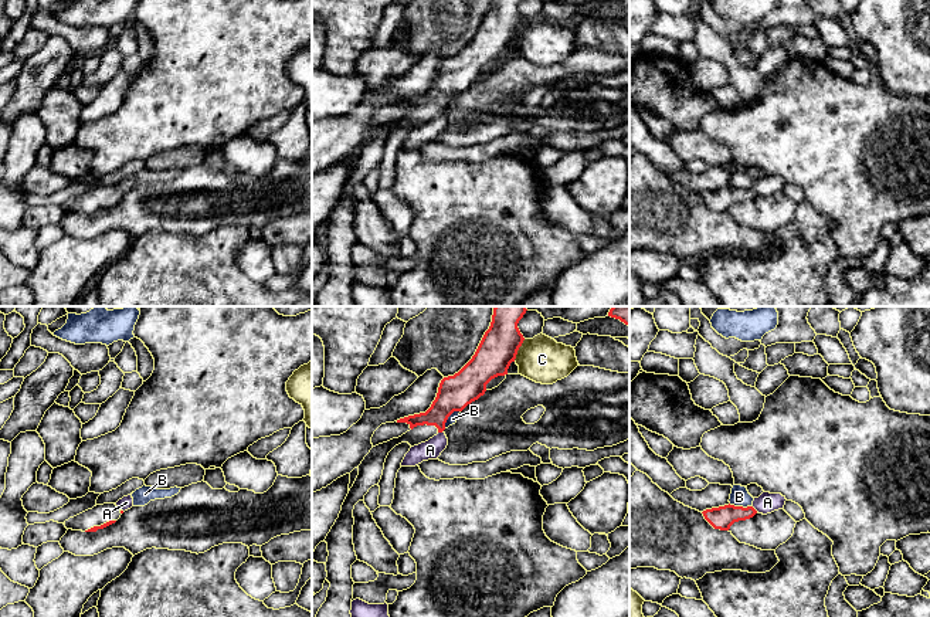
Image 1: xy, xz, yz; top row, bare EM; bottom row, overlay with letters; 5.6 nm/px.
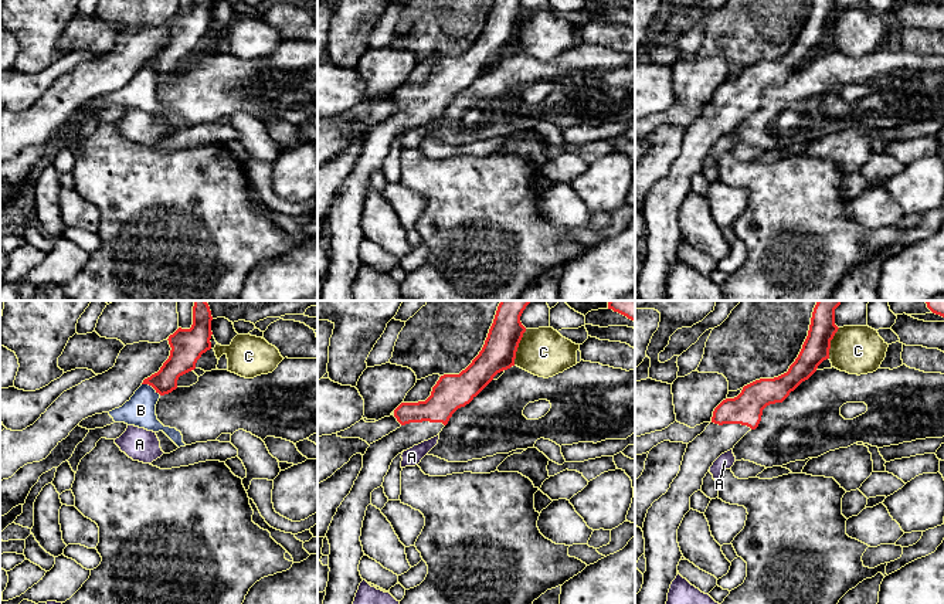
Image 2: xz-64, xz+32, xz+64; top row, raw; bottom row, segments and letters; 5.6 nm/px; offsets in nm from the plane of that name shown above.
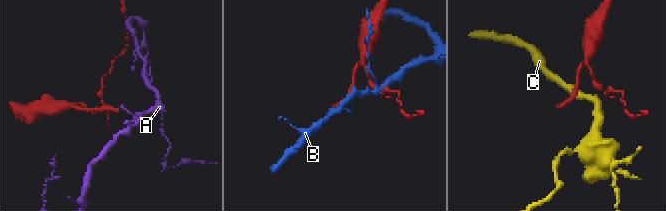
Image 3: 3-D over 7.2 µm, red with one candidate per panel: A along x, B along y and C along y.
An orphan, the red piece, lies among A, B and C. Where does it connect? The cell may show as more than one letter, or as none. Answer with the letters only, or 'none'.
none

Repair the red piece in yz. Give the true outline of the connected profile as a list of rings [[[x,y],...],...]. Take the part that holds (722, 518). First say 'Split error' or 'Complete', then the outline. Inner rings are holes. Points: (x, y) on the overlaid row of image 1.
Complete. [[[729,504],[706,509],[702,513],[715,529],[729,530],[734,522],[750,519],[757,513],[757,511],[753,506],[743,508]]]

